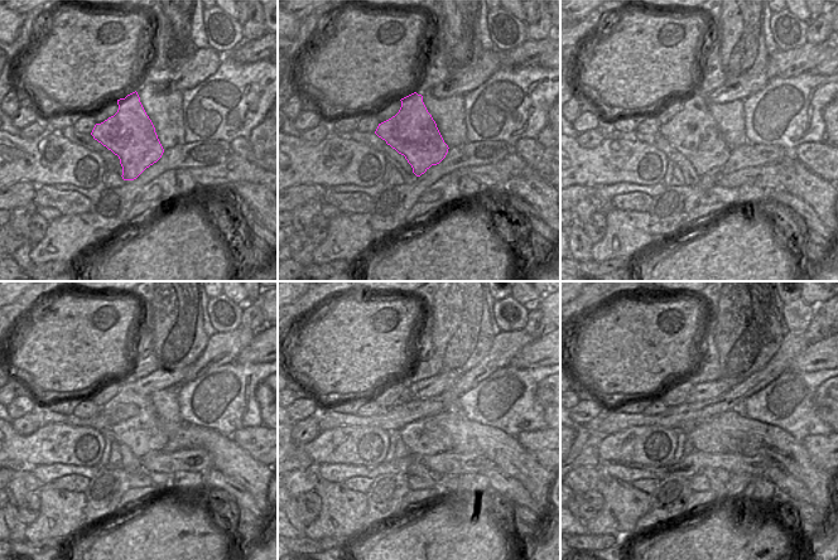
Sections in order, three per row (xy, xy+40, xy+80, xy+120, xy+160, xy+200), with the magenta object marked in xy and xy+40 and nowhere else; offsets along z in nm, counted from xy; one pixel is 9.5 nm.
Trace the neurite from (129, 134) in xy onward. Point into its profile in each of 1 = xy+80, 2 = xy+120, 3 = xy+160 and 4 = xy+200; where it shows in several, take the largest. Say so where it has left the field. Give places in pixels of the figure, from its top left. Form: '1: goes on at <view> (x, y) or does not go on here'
1: goes on at xy+80 (693, 131)
2: goes on at xy+120 (144, 433)
3: goes on at xy+160 (430, 435)
4: goes on at xy+200 (719, 434)

